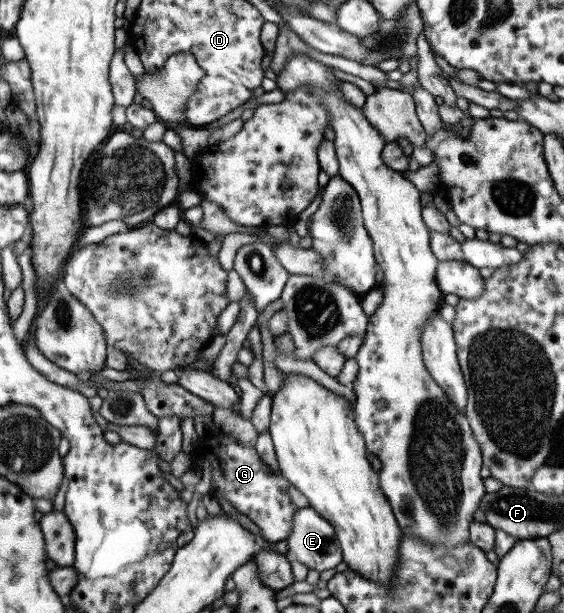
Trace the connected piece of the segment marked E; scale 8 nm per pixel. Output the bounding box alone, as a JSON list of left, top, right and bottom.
[285,508,341,571]

